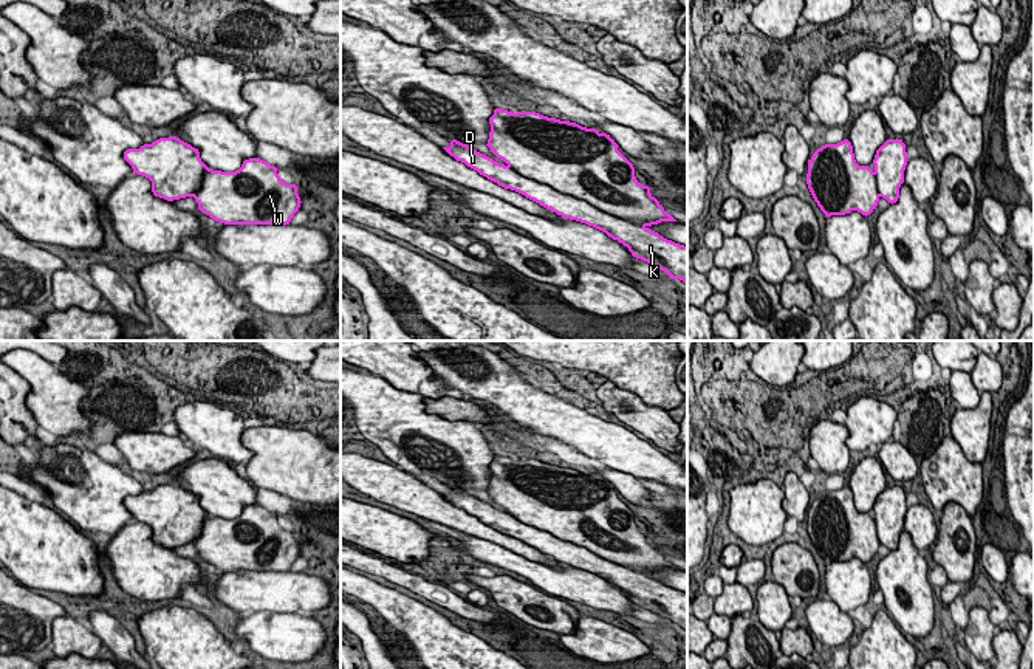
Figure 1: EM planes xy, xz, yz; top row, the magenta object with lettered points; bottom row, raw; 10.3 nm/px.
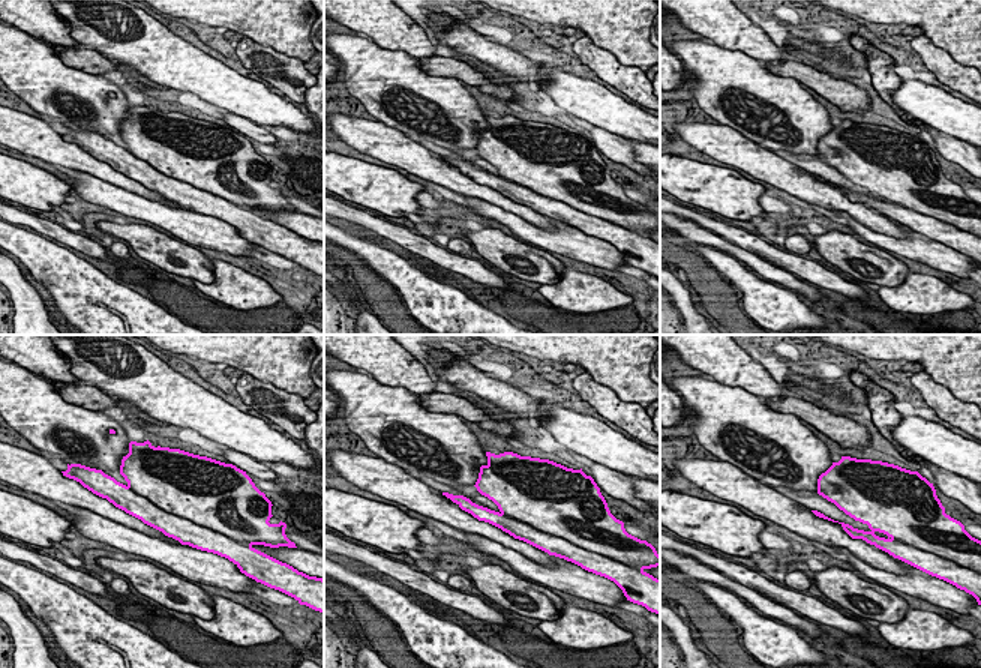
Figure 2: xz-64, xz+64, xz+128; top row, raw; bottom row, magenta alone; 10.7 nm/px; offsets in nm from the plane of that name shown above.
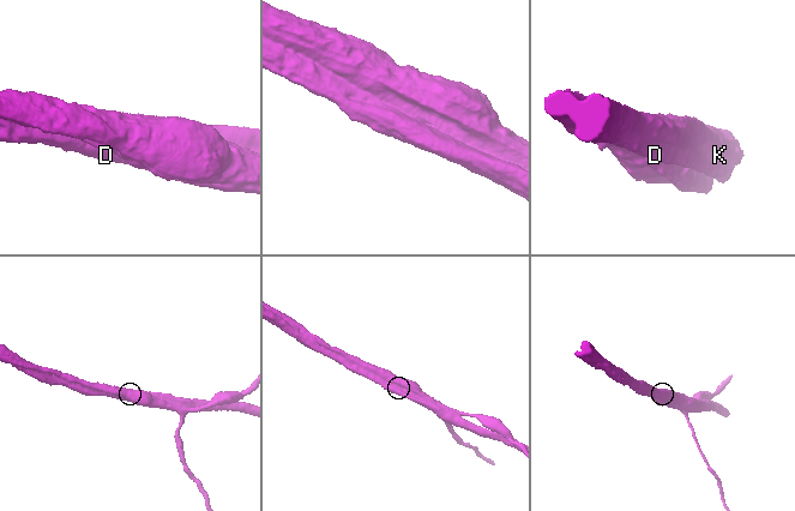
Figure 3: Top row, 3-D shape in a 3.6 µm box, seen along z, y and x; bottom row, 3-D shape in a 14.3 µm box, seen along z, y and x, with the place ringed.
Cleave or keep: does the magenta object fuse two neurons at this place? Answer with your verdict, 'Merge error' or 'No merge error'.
Merge error

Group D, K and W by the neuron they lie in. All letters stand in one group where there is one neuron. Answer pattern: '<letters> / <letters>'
D K / W

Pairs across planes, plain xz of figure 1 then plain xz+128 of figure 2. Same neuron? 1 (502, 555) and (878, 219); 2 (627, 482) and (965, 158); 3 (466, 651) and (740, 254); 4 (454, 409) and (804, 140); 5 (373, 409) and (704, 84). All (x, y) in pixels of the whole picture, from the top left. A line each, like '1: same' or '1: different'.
1: different
2: same
3: different
4: different
5: same

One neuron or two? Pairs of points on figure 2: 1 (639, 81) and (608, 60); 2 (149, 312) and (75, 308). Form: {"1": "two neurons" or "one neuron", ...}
{"1": "one neuron", "2": "one neuron"}

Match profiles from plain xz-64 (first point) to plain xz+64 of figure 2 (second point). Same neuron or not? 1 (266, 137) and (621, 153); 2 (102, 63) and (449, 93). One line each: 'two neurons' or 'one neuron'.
1: one neuron
2: two neurons

